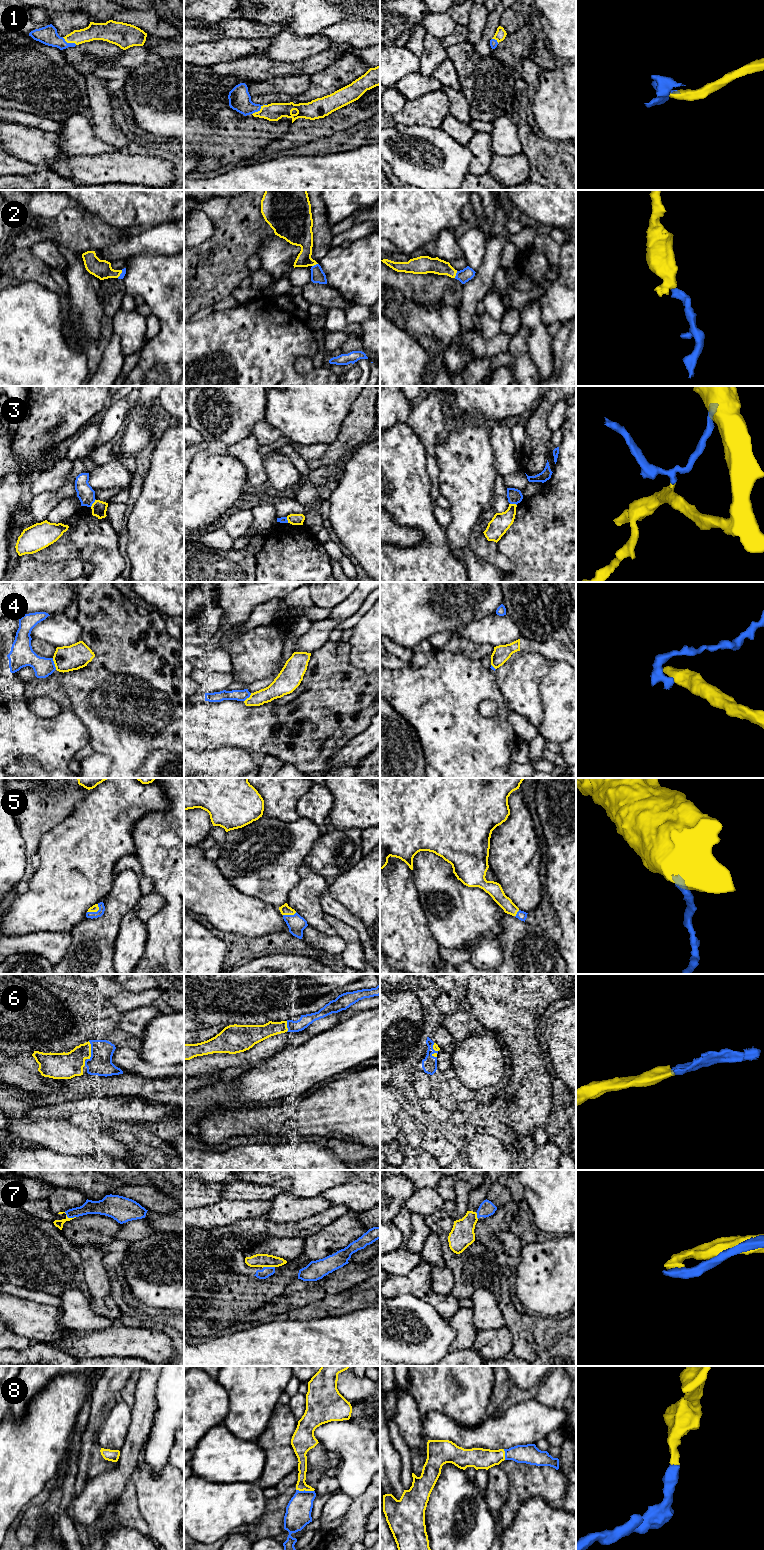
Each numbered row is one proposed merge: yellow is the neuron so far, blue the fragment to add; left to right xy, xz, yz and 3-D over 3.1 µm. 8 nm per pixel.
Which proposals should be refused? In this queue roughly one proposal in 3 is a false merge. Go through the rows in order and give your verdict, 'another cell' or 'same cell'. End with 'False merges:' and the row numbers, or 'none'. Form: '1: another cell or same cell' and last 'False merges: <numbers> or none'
1: same cell
2: same cell
3: another cell
4: another cell
5: same cell
6: same cell
7: another cell
8: same cell
False merges: 3, 4, 7

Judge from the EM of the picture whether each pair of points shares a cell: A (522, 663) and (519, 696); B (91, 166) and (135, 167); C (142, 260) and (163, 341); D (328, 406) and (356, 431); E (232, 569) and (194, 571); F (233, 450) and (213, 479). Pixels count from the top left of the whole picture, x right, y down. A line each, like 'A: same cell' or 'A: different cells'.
A: same cell
B: same cell
C: same cell
D: different cells
E: same cell
F: different cells

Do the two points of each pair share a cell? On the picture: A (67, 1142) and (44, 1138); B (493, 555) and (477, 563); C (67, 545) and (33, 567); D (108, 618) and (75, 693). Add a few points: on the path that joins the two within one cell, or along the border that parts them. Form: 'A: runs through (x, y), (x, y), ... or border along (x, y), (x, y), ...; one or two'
A: runs through (61, 1138), (50, 1138); one
B: border along (470, 547), (483, 559), (503, 571); two
C: border along (32, 558), (43, 562), (64, 560); two
D: runs through (108, 637), (108, 656), (94, 674); one

